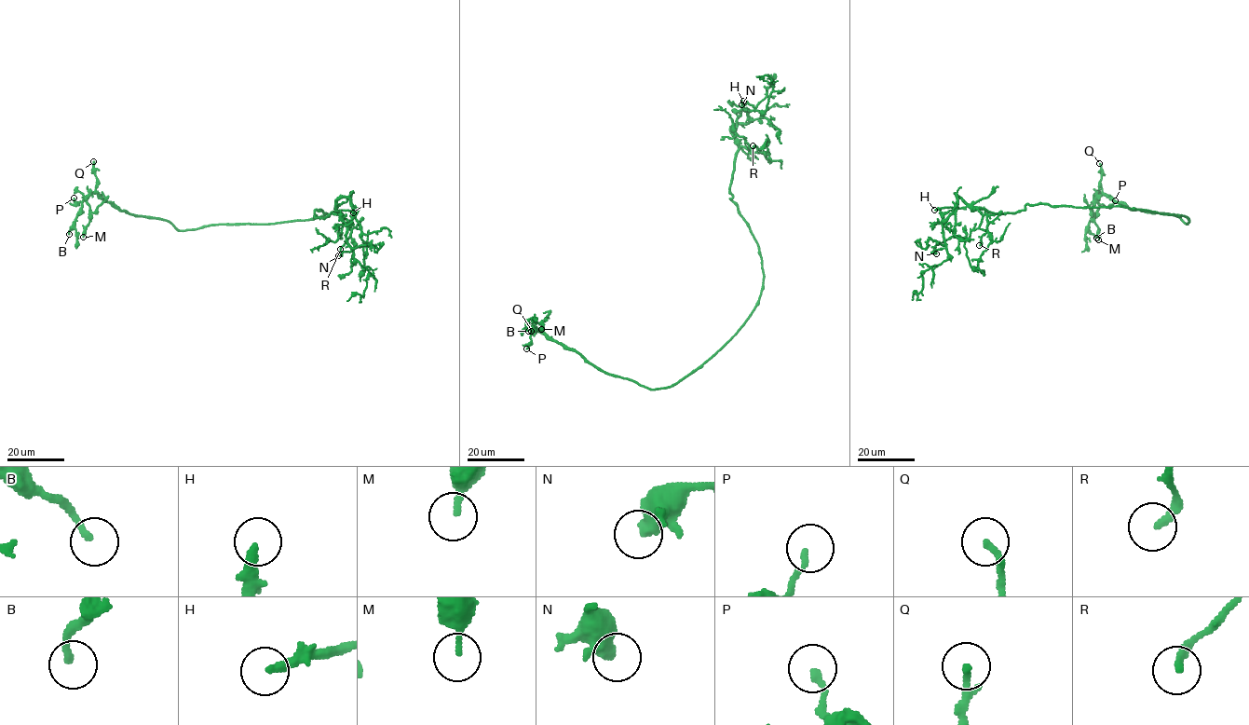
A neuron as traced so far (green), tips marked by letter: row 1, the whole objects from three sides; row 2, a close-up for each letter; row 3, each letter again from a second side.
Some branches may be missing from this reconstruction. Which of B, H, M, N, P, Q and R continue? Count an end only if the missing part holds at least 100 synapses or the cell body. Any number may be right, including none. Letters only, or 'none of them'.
H

